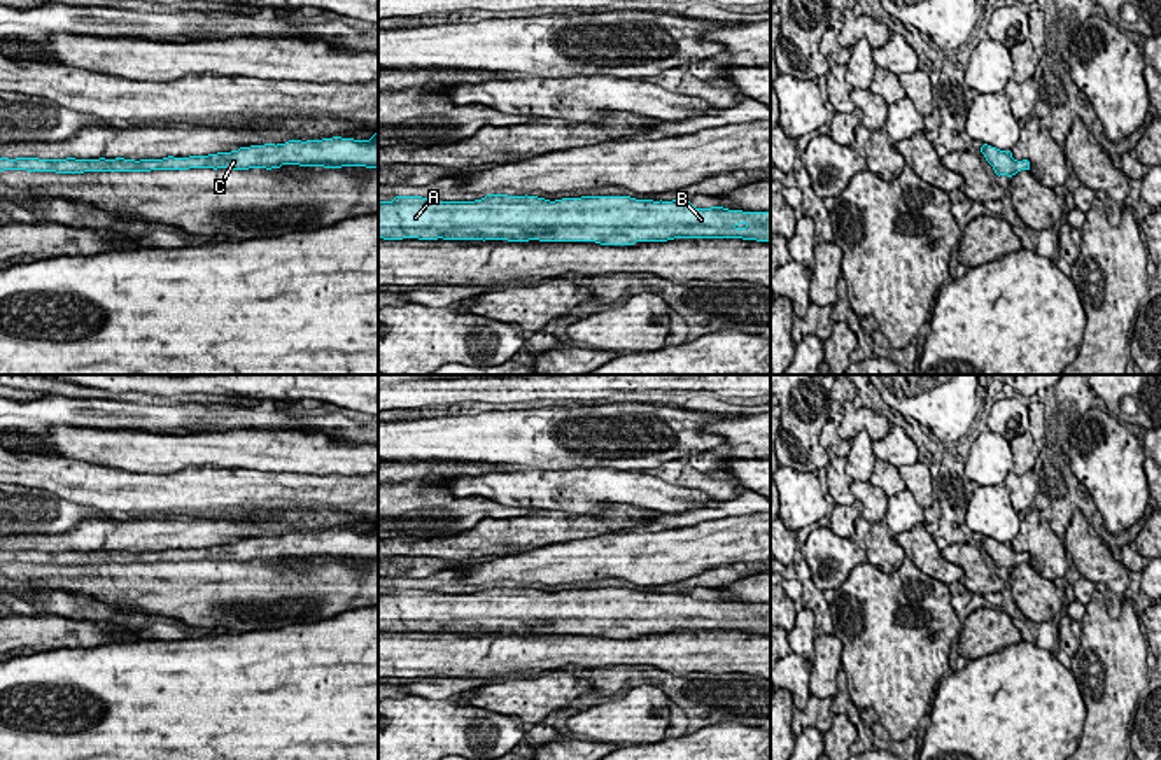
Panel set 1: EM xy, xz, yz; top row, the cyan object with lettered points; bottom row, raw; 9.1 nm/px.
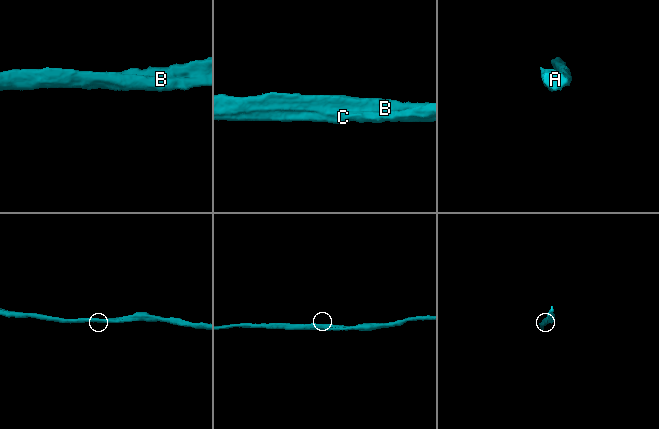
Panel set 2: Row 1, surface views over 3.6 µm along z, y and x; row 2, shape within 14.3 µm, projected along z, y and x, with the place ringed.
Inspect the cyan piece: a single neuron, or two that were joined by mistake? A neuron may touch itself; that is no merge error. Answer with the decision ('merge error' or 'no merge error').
no merge error

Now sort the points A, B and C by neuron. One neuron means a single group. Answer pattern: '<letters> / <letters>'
A B C

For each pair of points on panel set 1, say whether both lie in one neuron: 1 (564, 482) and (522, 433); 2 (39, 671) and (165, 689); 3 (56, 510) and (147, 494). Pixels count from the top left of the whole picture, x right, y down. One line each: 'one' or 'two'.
1: two
2: one
3: two

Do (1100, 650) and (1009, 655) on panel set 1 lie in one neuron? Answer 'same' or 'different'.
different

